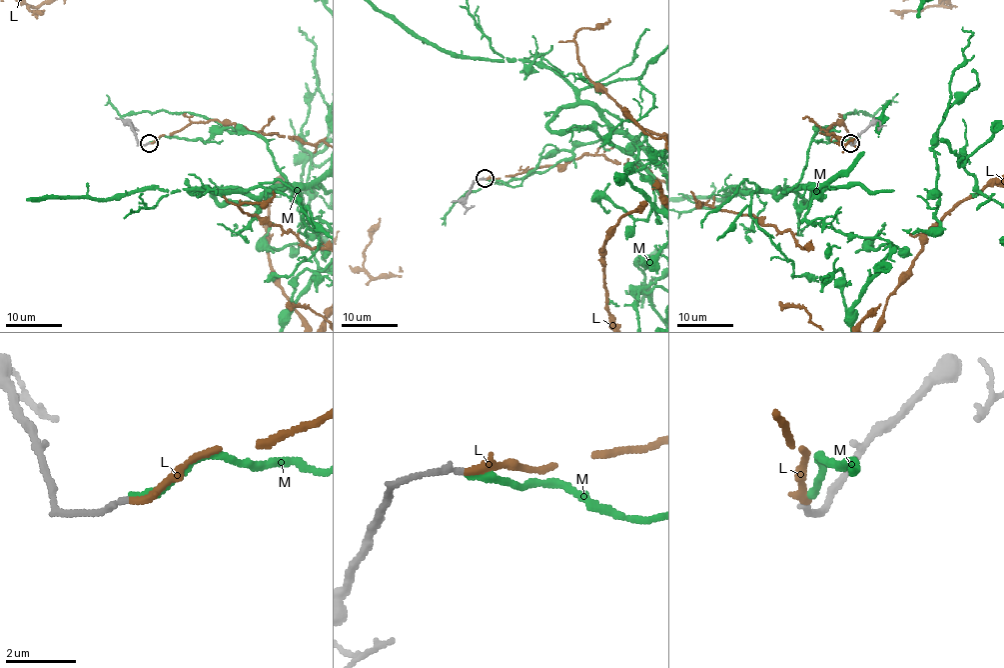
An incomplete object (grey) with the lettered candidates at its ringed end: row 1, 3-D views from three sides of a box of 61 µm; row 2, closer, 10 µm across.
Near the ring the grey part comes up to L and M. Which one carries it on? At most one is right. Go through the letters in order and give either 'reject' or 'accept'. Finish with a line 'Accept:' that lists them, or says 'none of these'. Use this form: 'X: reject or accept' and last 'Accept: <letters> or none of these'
L: accept
M: reject
Accept: L

